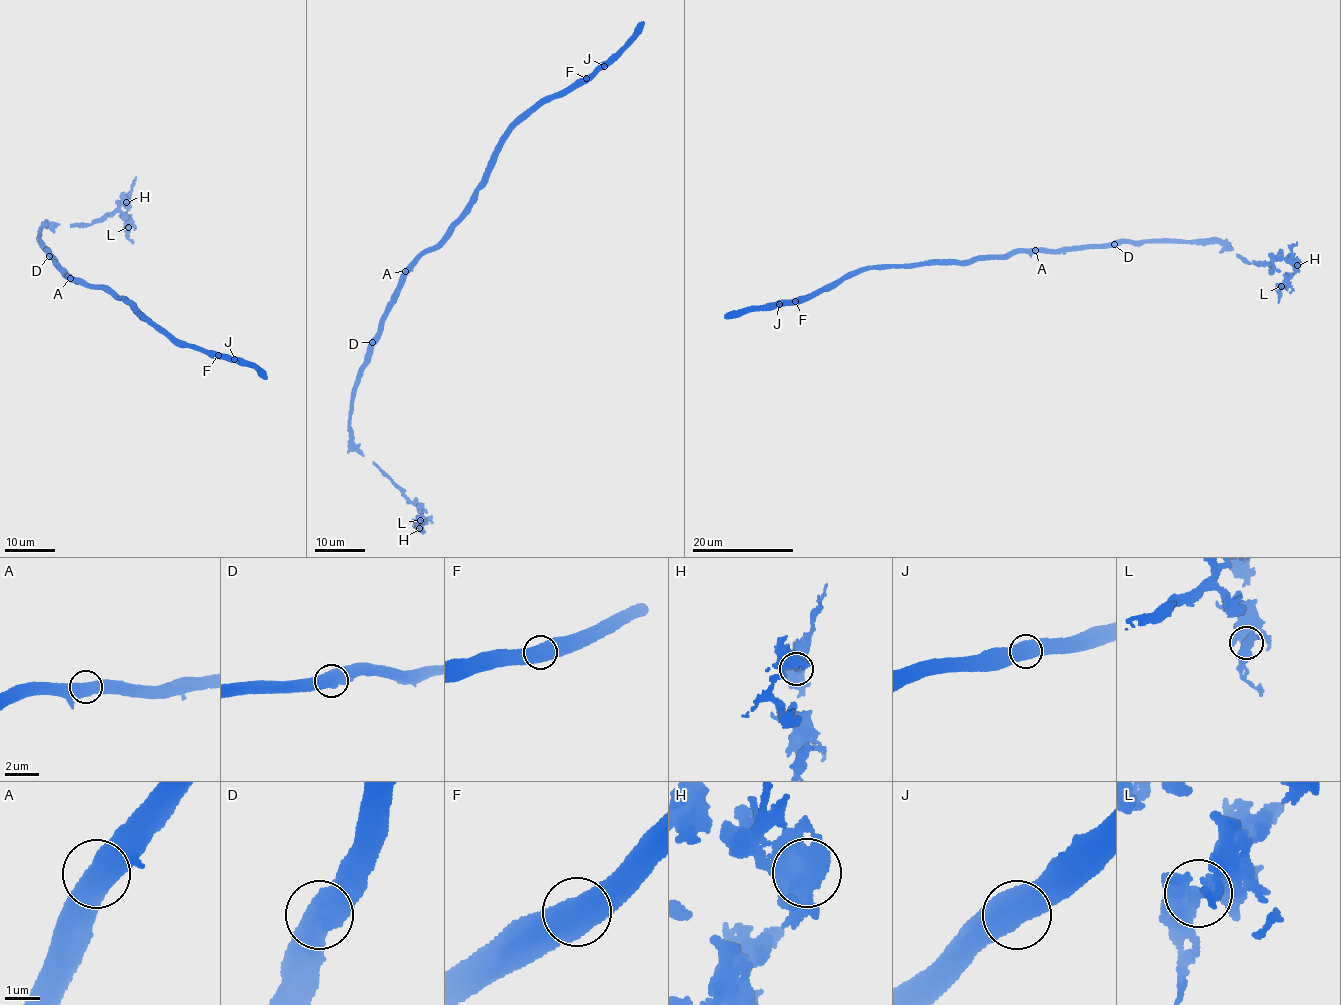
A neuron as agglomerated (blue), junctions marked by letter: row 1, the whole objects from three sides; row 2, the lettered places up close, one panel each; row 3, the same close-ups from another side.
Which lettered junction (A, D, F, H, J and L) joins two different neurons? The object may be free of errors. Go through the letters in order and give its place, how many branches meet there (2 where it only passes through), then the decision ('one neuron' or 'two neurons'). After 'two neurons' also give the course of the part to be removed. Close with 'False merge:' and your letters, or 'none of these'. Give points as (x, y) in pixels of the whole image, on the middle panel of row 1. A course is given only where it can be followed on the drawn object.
A: place (405, 271); branches 2; one neuron
D: place (372, 342); branches 2; one neuron
F: place (586, 78); branches 2; one neuron
H: place (419, 528); branches 2; one neuron
J: place (604, 66); branches 2; one neuron
L: place (420, 520); branches 2; one neuron
False merge: none of these

